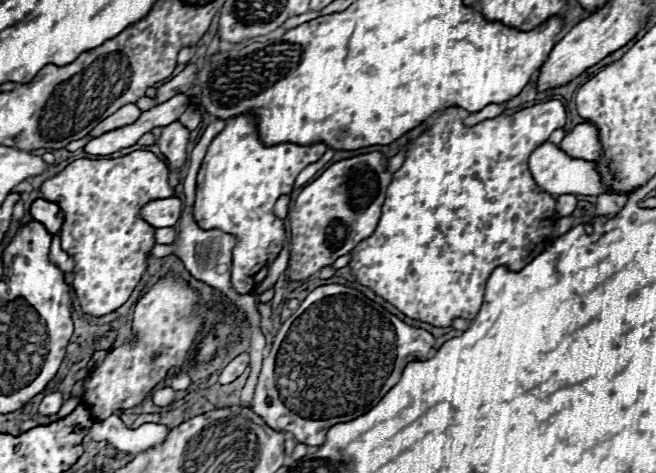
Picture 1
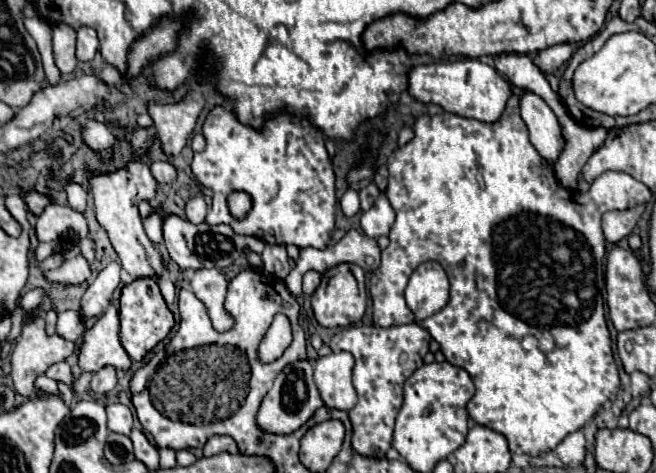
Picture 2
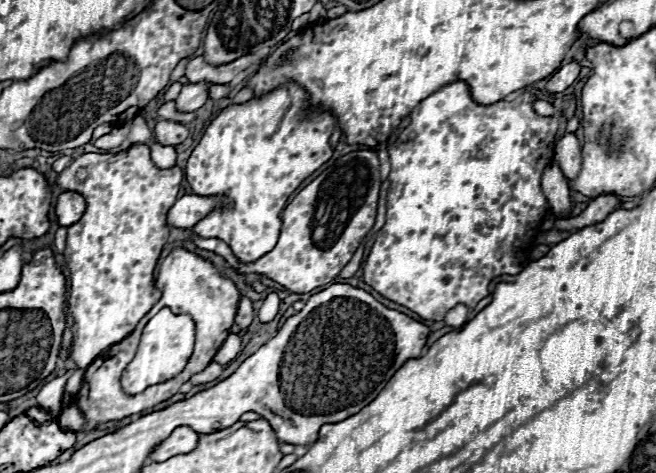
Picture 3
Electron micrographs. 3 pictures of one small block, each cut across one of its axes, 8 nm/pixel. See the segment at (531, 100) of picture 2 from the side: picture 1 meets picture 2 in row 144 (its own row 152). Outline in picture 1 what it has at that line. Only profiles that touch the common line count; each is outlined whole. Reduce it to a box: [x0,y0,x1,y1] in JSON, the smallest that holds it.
[530,142,604,196]

